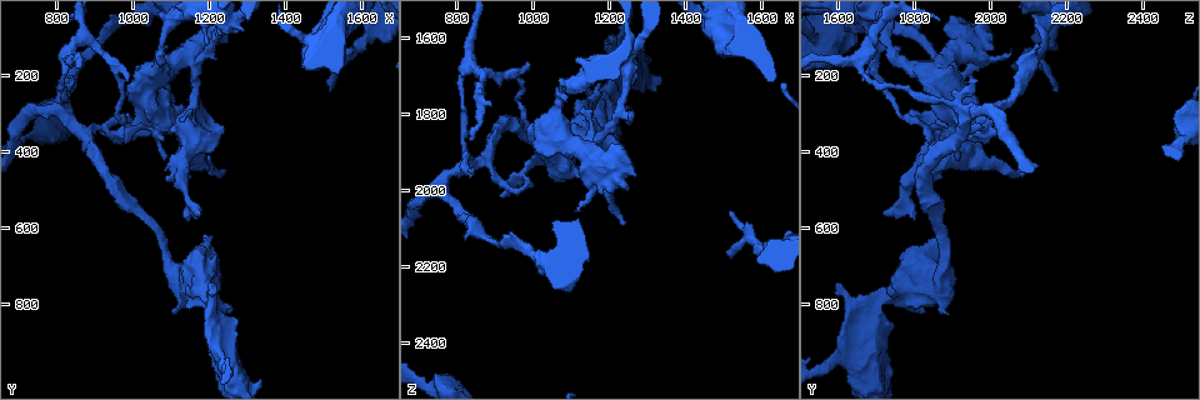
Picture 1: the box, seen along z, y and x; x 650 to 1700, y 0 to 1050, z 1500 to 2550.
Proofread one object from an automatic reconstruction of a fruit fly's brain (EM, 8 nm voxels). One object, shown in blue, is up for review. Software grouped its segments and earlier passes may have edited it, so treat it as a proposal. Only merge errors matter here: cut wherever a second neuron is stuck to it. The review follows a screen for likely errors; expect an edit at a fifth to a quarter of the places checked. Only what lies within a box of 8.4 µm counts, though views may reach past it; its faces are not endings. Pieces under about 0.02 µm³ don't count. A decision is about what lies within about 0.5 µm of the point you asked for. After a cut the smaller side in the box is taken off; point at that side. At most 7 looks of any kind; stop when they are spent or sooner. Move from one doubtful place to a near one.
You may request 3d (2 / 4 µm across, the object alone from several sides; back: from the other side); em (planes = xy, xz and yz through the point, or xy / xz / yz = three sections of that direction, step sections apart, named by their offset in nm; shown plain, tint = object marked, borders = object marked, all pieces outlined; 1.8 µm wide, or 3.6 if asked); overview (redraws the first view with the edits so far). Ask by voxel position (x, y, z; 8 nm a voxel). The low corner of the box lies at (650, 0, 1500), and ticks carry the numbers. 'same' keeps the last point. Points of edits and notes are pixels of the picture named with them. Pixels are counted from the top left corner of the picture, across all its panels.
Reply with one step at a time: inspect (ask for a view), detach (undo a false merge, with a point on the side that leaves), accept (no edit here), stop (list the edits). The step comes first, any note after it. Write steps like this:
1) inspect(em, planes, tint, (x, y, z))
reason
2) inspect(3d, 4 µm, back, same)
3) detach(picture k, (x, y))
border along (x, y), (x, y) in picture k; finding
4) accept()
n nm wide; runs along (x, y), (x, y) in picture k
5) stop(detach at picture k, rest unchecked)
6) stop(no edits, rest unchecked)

inspect(3d, 4 µm, (1135, 725, 1865))

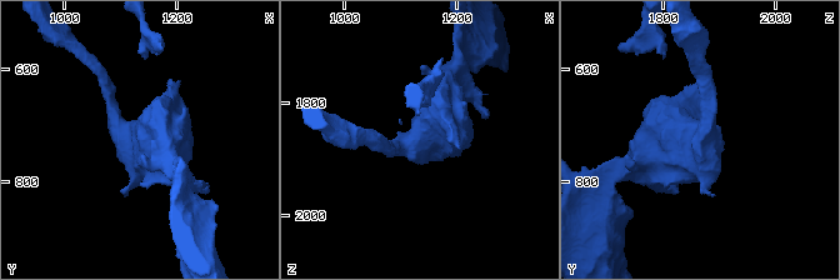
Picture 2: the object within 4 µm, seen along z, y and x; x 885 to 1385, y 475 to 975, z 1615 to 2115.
inspect(em, xz, step 8, tint, (1135, 730, 1870))
shape alone is not enough

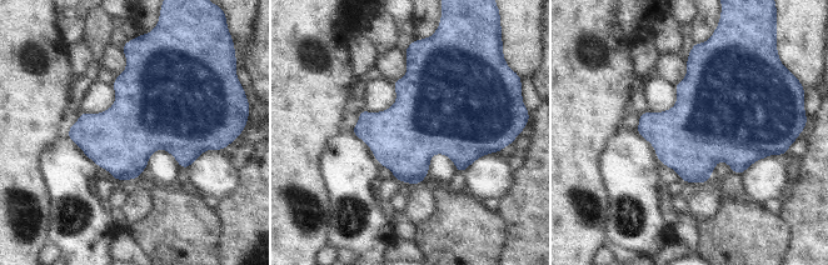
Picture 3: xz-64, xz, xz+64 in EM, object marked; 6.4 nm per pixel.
inspect(em, planes, borders, same)

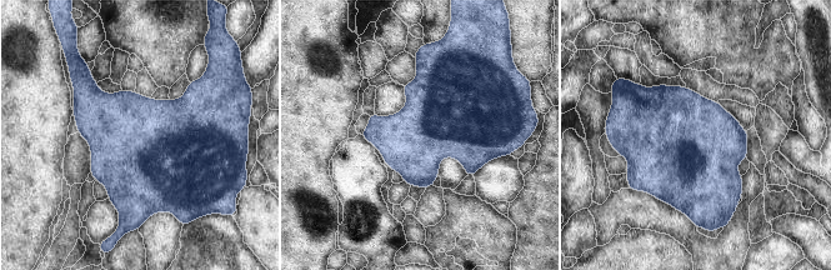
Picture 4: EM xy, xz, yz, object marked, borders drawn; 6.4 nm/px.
accept()
all the same neuron

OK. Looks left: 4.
inspect(em, 3.6 µm, planes, plain, (1155, 135, 1930))
thick turns thin

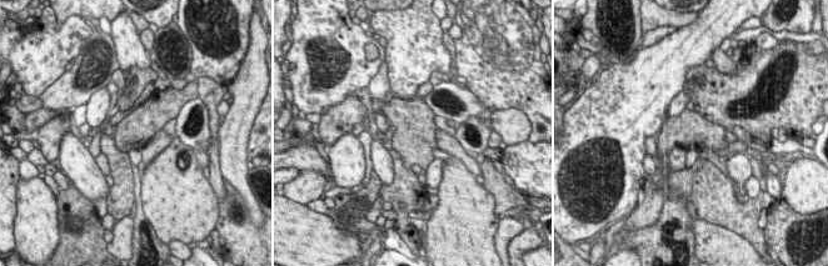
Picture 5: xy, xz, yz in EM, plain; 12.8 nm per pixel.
inspect(em, 3.6 µm, planes, borders, same)
what lies round it

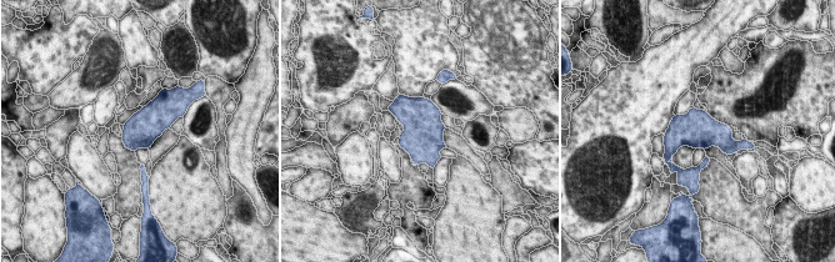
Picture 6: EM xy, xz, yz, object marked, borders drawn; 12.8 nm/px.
detach(picture 6, (744, 144))
border along (739, 141), (723, 151) in picture 6; a second neuron is stuck on

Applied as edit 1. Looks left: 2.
inspect(em, planes, tint, (820, 205, 1685))
calibre changes

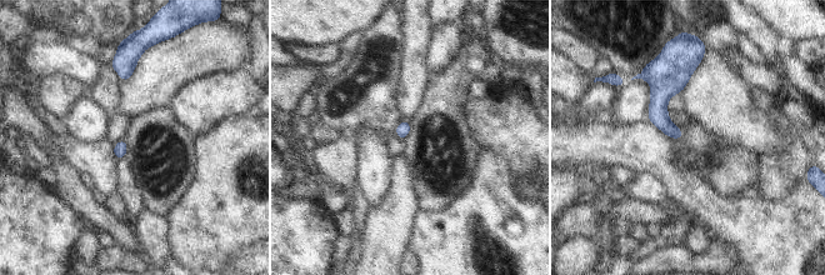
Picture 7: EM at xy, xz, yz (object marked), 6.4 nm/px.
accept()
one neuron here

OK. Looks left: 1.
stop(detach at picture 6, rest unchecked)

